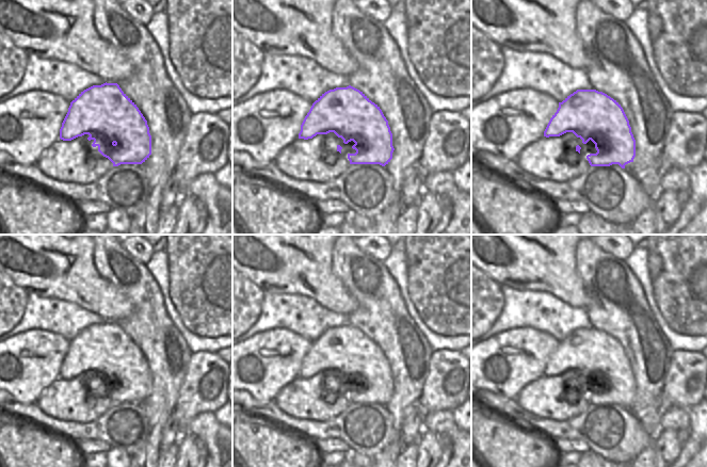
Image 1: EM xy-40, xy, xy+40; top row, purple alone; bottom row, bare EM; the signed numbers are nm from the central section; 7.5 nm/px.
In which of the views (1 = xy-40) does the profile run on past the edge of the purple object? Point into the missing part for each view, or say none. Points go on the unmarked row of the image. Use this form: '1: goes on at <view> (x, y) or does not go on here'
1: does not go on here

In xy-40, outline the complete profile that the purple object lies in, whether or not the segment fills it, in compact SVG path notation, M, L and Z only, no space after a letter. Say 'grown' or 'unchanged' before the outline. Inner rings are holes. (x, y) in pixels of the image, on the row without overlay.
unchanged; M117 322L93 324L70 341L60 377L71 380L84 373L113 405L142 403L151 393L147 359Z

